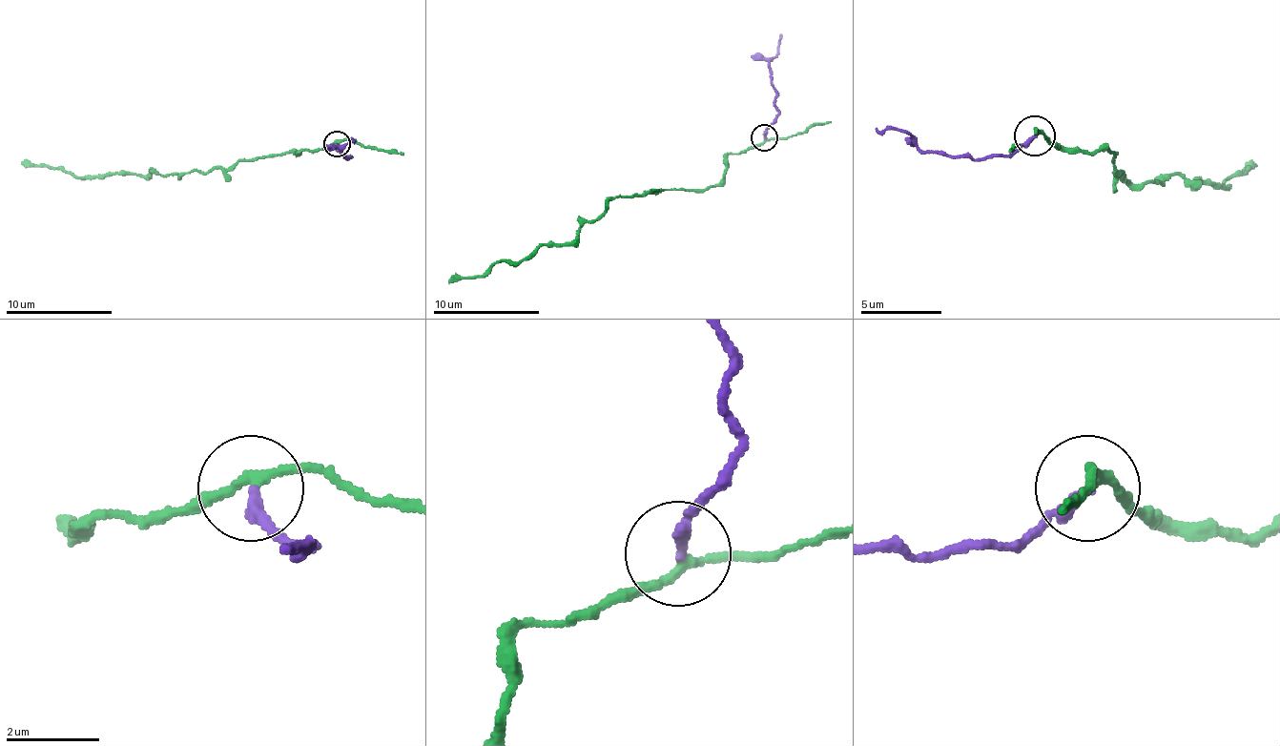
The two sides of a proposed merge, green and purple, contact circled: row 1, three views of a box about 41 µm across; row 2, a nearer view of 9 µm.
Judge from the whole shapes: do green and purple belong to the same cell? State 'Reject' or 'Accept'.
Reject

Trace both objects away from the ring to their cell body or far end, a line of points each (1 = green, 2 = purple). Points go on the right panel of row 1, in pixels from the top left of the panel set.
1: (1038, 134), (1062, 151), (1106, 151), (1126, 179), (1155, 183), (1171, 176), (1196, 183), (1224, 187), (1256, 163)
2: (1033, 134), (1009, 155), (968, 159), (924, 151), (903, 131), (875, 126)

